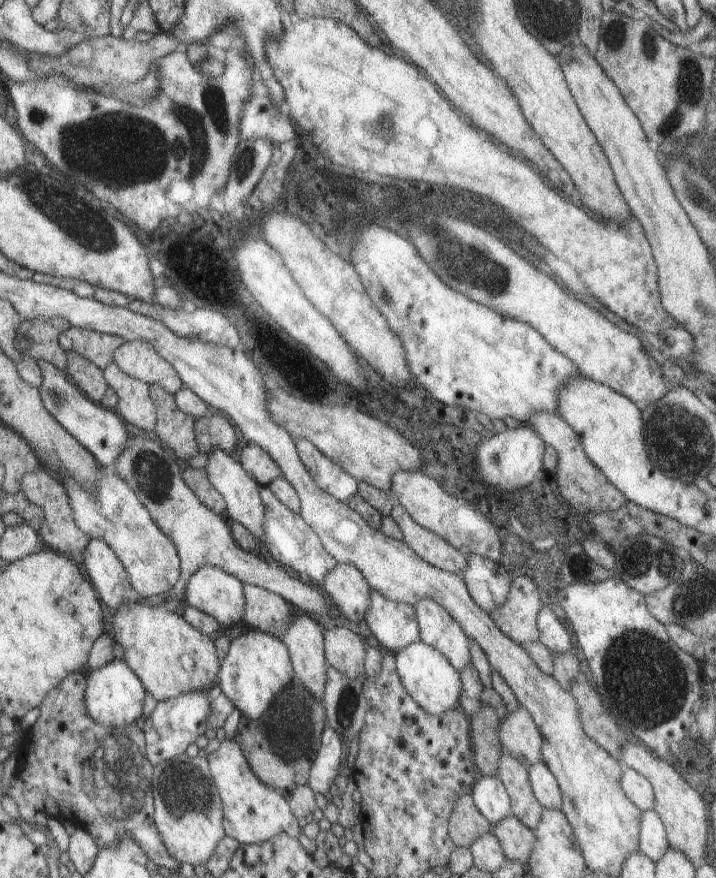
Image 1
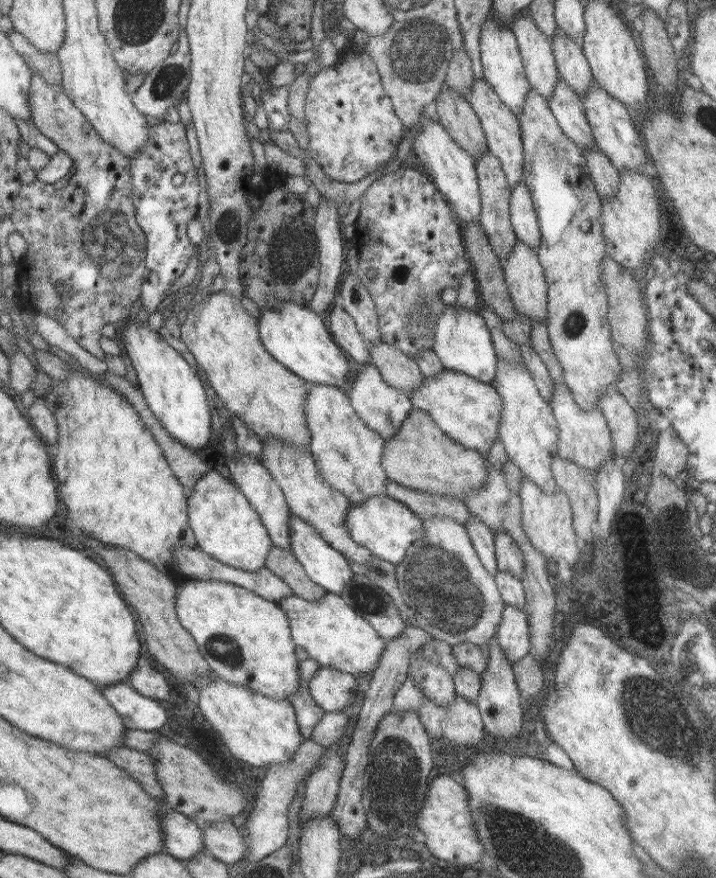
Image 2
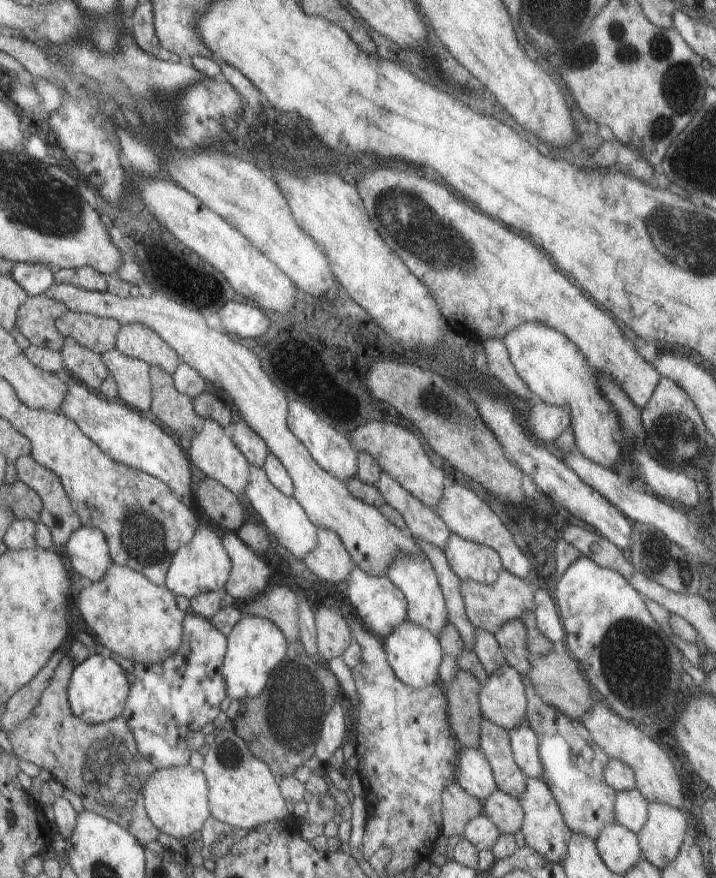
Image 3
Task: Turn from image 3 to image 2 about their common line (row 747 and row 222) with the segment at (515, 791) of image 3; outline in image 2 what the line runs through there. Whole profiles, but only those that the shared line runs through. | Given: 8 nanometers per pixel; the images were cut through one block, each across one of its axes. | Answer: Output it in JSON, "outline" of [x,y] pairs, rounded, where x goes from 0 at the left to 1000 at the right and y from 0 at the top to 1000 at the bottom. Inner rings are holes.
{"outline":[[[677,171],[672,178],[663,180],[663,191],[666,191],[666,205],[669,205],[669,221],[672,221],[672,244],[666,248],[666,253],[672,255],[672,260],[677,262],[677,269],[683,273],[683,278],[689,280],[689,285],[697,289],[697,294],[703,296],[716,280],[722,278],[722,269],[714,255],[714,237],[711,237],[711,226],[714,226],[714,212],[711,205],[700,191],[700,182],[694,178],[689,178],[689,173]]]}

